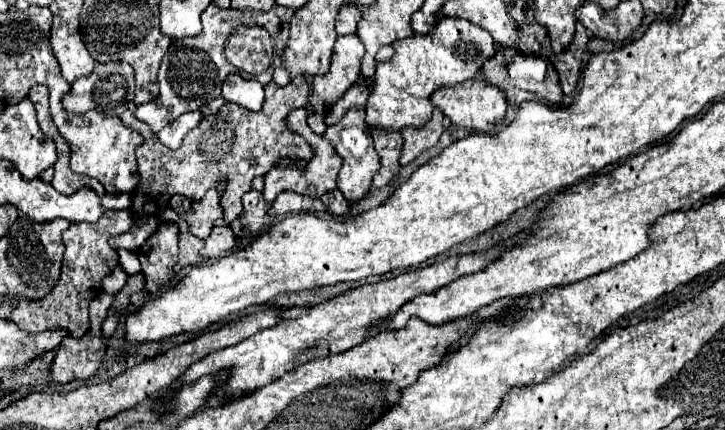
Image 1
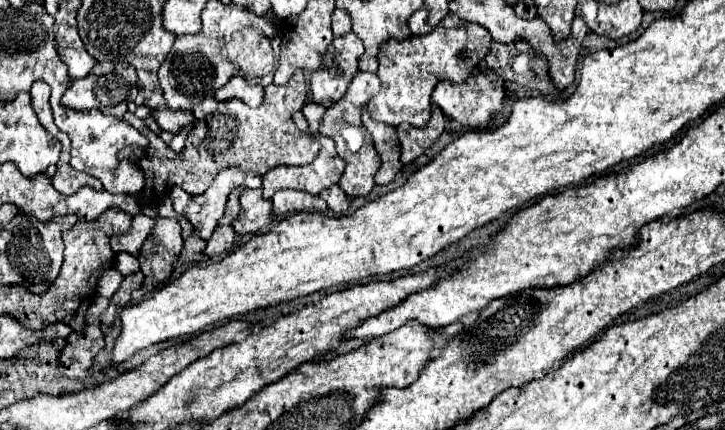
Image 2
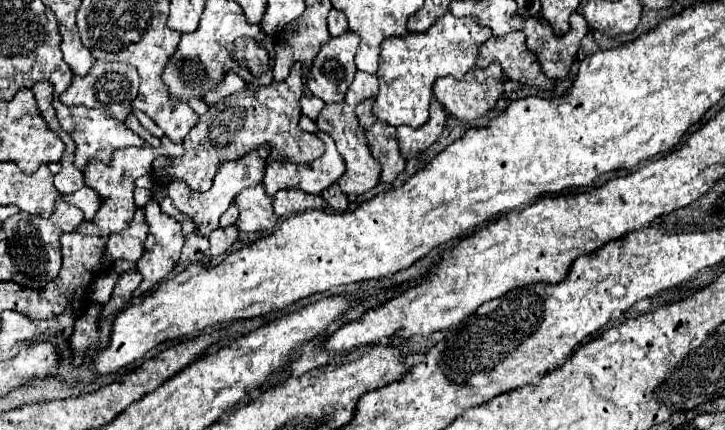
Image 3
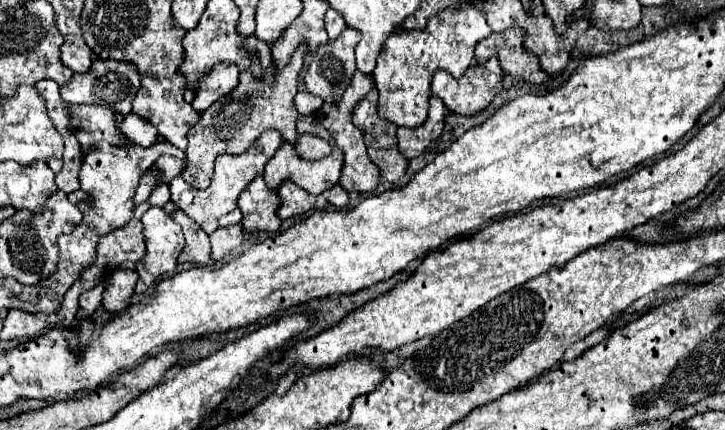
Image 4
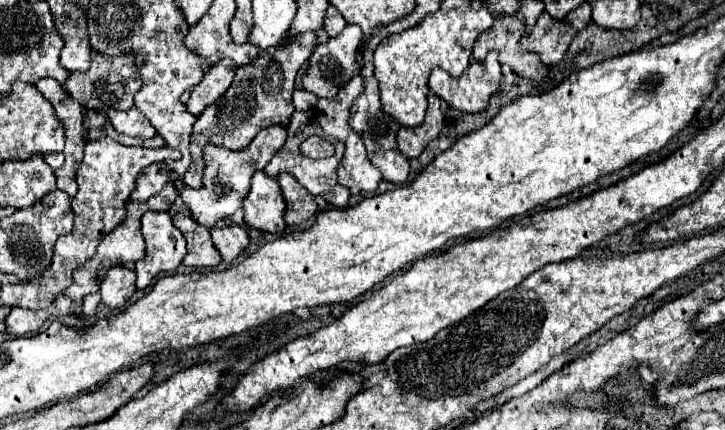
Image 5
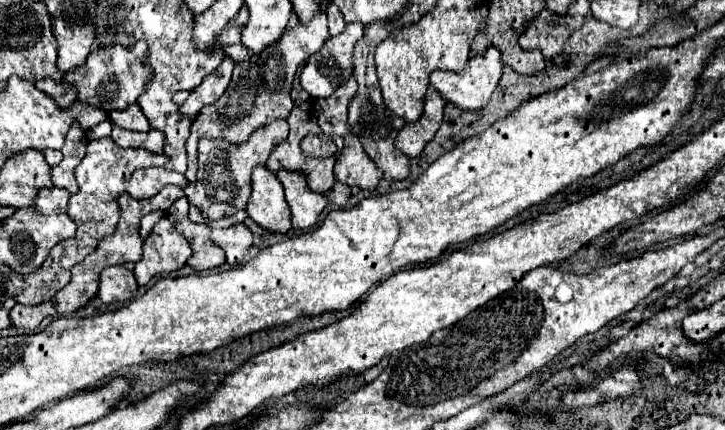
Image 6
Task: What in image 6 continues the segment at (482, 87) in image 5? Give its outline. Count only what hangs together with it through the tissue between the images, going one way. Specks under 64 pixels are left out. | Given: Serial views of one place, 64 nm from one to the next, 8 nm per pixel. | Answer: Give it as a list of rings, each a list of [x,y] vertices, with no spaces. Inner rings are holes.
[[[490,46],[486,52],[472,56],[468,60],[468,66],[460,72],[444,72],[444,70],[434,70],[430,74],[430,84],[452,104],[456,104],[462,110],[482,110],[494,88],[498,86],[498,80],[502,76],[502,62],[500,62],[500,50],[496,46]]]

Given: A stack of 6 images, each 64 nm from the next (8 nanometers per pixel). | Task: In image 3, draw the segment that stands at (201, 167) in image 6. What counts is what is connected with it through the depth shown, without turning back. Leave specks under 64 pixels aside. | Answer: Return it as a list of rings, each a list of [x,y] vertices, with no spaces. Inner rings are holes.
[[[262,144],[260,148],[248,152],[246,156],[242,156],[240,160],[228,160],[228,162],[222,162],[216,176],[214,176],[214,184],[210,190],[206,192],[192,192],[182,180],[172,180],[168,184],[168,196],[174,200],[176,208],[184,214],[188,214],[194,224],[198,226],[198,230],[204,234],[204,236],[210,236],[216,228],[218,228],[218,220],[220,216],[230,208],[230,204],[234,202],[234,198],[238,196],[240,190],[244,188],[250,188],[250,186],[256,186],[258,182],[262,182],[262,176],[264,176],[264,166],[266,166],[266,160],[270,156],[270,150],[268,144]]]

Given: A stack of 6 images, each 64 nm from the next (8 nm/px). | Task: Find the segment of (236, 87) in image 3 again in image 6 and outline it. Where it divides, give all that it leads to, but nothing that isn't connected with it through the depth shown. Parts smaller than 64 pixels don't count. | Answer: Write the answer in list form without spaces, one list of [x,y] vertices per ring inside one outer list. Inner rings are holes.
[[[226,56],[222,60],[222,64],[210,74],[204,78],[204,82],[200,86],[196,86],[188,100],[184,104],[180,104],[180,114],[182,116],[190,116],[190,118],[196,118],[200,108],[206,106],[206,104],[214,104],[226,90],[228,82],[230,82],[230,76],[232,76],[232,70],[234,70],[234,60],[230,56]]]

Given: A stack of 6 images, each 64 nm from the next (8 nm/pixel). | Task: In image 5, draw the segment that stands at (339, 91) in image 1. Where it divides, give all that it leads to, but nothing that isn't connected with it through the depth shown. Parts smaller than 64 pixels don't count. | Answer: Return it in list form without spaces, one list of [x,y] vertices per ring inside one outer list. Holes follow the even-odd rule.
[[[346,26],[336,38],[330,38],[328,42],[320,44],[314,54],[308,60],[306,72],[302,76],[302,86],[304,90],[316,94],[318,98],[328,98],[332,100],[340,88],[344,88],[344,84],[348,84],[348,80],[358,72],[358,62],[356,62],[356,50],[360,46],[360,40],[364,38],[364,34],[360,32],[360,28],[356,26]]]

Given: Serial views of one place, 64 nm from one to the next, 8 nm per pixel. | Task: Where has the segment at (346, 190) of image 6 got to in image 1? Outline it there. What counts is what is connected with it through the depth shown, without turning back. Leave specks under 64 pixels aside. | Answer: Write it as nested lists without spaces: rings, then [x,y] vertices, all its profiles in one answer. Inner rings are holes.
[[[334,188],[334,190],[326,192],[326,194],[322,194],[320,200],[326,204],[326,208],[328,208],[328,212],[330,212],[332,216],[342,218],[342,216],[348,214],[348,200],[342,198],[342,192],[340,192],[338,188]]]

